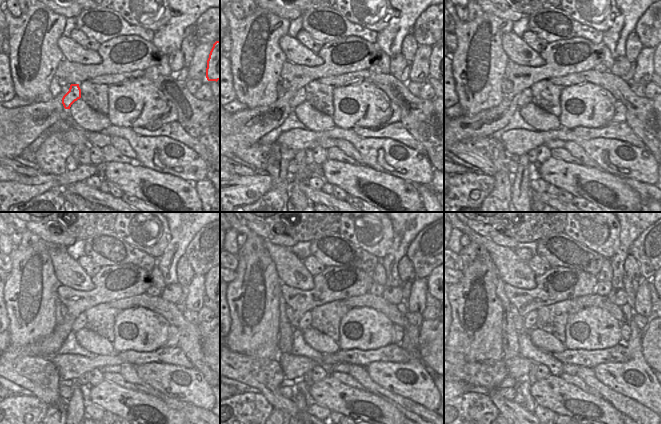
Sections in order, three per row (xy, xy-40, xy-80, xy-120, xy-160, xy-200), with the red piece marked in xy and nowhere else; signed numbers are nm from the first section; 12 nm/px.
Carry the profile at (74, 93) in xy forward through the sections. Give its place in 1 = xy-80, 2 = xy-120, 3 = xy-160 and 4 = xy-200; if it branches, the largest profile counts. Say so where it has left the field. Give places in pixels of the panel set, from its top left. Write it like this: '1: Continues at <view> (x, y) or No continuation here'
1: Continues at xy-80 (526, 95)
2: Continues at xy-120 (80, 322)
3: Continues at xy-160 (305, 321)
4: Continues at xy-200 (530, 320)

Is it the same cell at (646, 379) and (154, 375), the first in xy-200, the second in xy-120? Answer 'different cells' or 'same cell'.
same cell

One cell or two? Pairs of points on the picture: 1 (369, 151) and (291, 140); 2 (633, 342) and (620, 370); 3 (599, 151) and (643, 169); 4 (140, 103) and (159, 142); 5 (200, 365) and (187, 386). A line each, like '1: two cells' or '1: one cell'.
1: one cell
2: one cell
3: one cell
4: two cells
5: two cells

